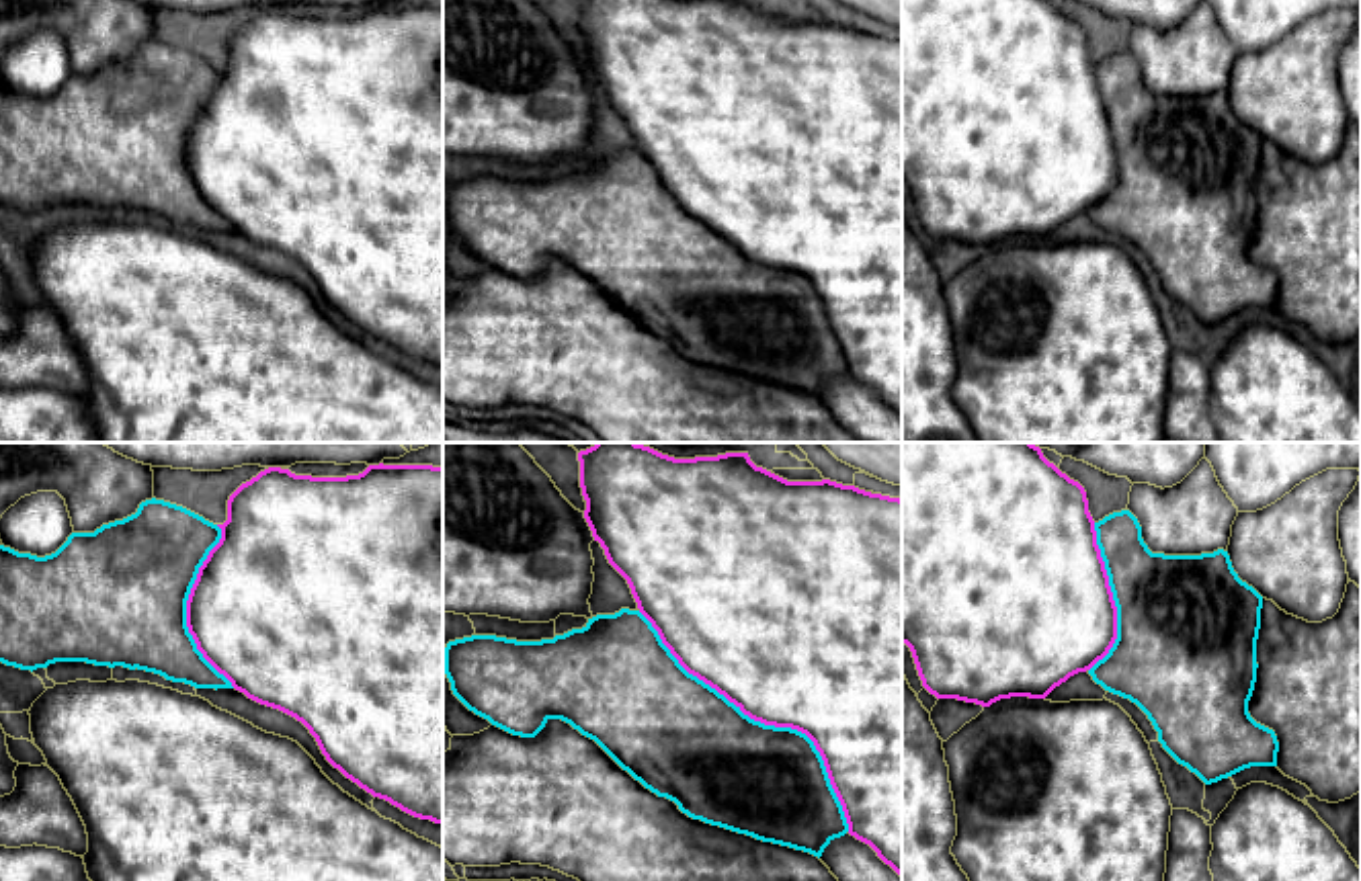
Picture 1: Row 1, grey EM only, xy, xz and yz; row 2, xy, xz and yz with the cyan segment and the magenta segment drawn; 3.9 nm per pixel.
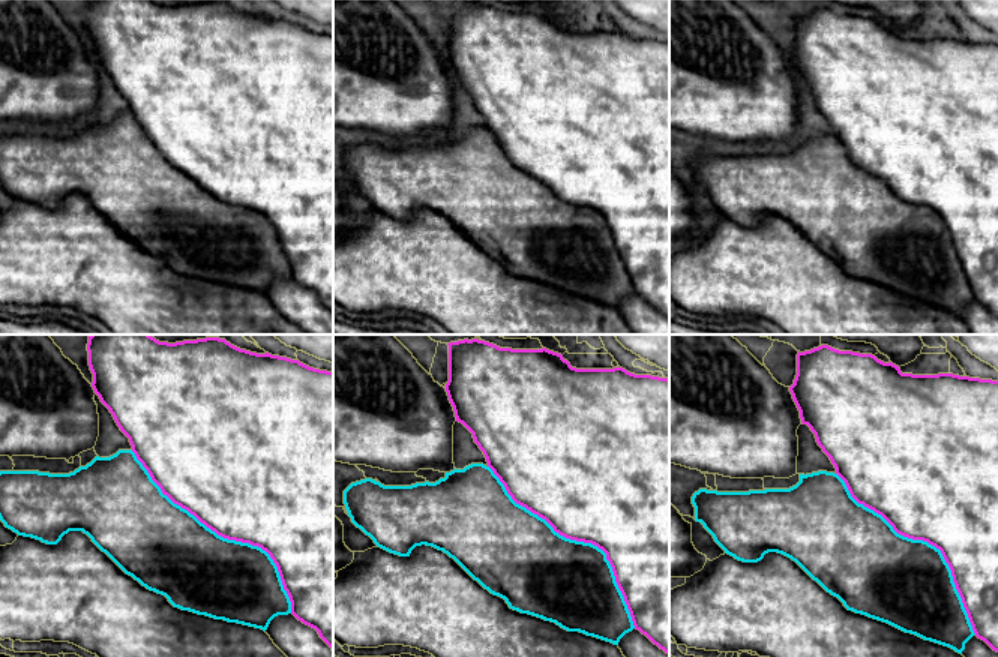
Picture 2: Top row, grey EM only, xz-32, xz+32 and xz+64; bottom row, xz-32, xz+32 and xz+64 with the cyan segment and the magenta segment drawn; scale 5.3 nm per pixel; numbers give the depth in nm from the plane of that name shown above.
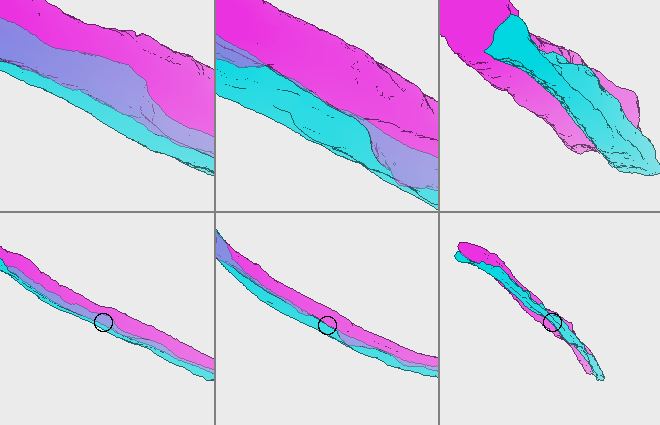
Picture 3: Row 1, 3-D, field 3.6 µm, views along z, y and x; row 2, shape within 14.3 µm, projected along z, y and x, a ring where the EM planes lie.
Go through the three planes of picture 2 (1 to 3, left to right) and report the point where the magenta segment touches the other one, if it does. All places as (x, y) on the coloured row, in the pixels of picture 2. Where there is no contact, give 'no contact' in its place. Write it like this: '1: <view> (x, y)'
1: xz-32 (222, 537)
2: xz+32 (580, 542)
3: xz+64 (926, 542)

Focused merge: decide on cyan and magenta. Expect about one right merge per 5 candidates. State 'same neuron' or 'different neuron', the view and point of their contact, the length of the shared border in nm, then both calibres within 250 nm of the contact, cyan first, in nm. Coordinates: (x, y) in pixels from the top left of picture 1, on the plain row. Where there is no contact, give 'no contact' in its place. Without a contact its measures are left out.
different neuron; meets cyan in xz at (763, 265); contact 1200 nm long; 440 nm thick on the cyan side, 480 nm on the other

